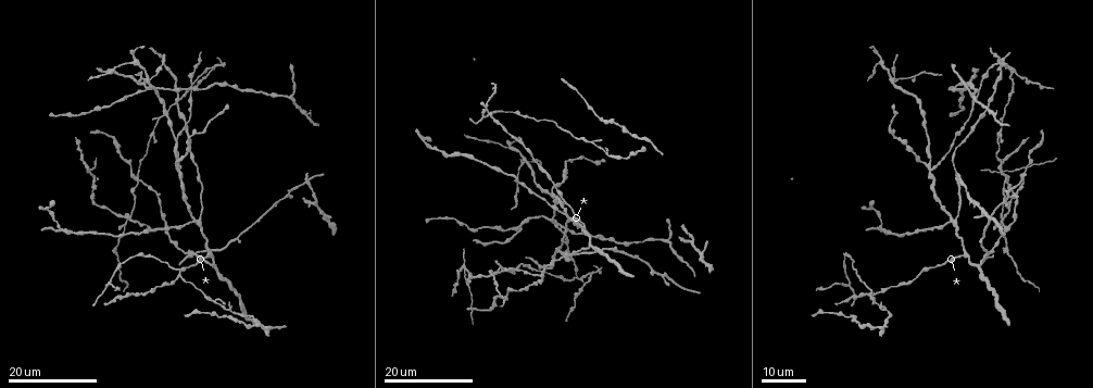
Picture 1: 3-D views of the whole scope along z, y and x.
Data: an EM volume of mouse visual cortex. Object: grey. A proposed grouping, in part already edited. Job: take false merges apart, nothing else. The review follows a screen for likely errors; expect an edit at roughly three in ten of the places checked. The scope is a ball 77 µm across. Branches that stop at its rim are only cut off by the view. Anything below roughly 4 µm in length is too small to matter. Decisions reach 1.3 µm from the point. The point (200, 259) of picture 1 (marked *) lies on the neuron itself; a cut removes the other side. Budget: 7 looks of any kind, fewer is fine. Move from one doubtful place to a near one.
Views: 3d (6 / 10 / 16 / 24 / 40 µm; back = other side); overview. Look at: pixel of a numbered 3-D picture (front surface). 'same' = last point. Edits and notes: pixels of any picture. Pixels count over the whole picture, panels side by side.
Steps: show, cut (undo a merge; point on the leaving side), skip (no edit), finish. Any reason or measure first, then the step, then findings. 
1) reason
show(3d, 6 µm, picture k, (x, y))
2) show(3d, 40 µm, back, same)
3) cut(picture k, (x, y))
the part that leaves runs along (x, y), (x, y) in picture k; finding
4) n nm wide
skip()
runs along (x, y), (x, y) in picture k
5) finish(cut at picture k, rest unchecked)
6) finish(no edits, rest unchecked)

four or more arms meet
show(3d, 24 µm, picture 1, (464, 269))

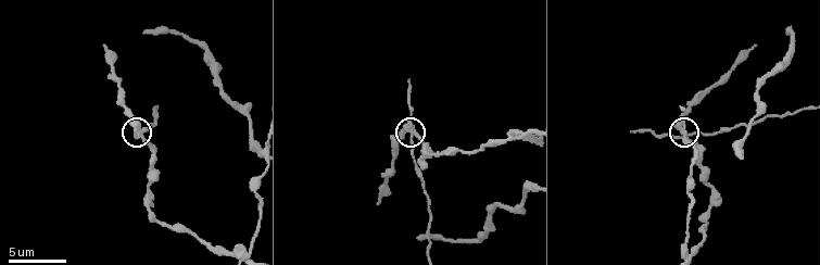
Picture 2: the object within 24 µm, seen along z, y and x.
show(3d, 10 µm, picture 2, (412, 134))

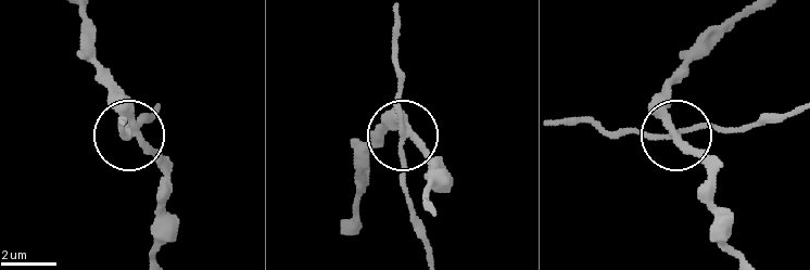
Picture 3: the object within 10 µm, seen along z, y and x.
210 nm wide
cut(picture 3, (400, 90))
the part that leaves runs along (405, 137), (405, 196), (428, 253) in picture 3; two neurons meet here

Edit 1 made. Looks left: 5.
show(3d, 24 µm, picture 1, (149, 79))

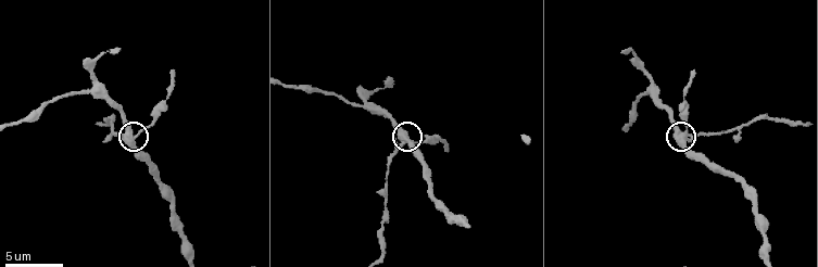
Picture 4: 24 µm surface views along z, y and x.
show(3d, 6 µm, picture 4, (683, 135))

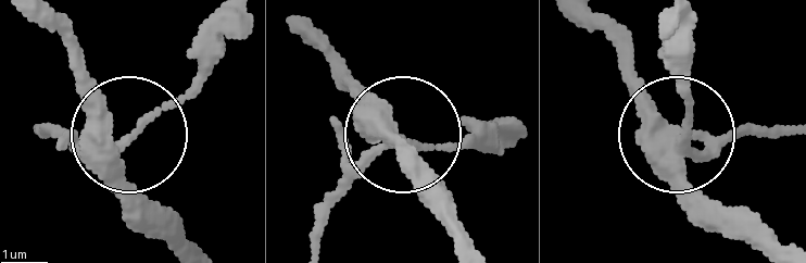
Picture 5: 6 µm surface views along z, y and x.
side arm 7 µm
cut(picture 5, (176, 102))
the part that leaves runs along (690, 146), (791, 135) in picture 5; two neurons meet here

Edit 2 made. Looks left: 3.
redraw
show(overview)

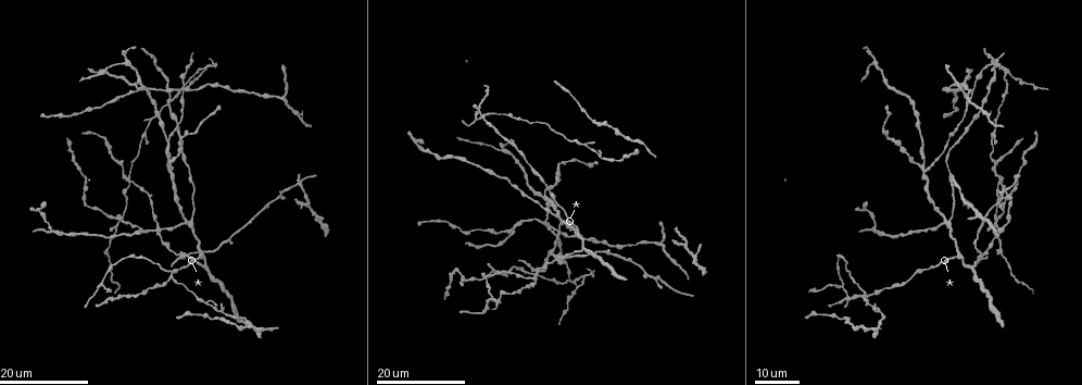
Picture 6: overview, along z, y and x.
branch point
show(3d, 16 µm, picture 6, (966, 97))

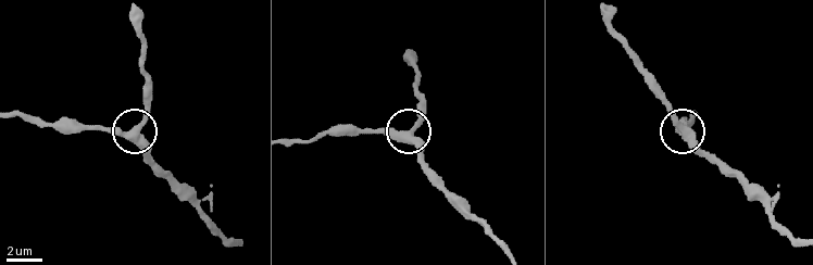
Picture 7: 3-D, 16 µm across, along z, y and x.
show(3d, 6 µm, picture 7, (136, 128))

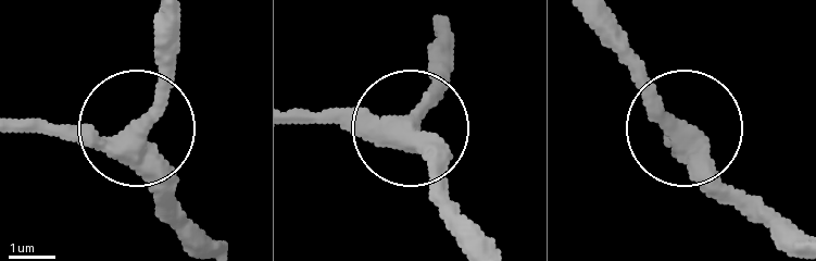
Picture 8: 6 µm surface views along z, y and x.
3 arms
skip()
runs along (292, 125), (397, 125), (421, 113), (443, 24) in picture 8; all the same neuron

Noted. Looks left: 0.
finish(cut at picture 3, cut at picture 5, rest unchecked)

